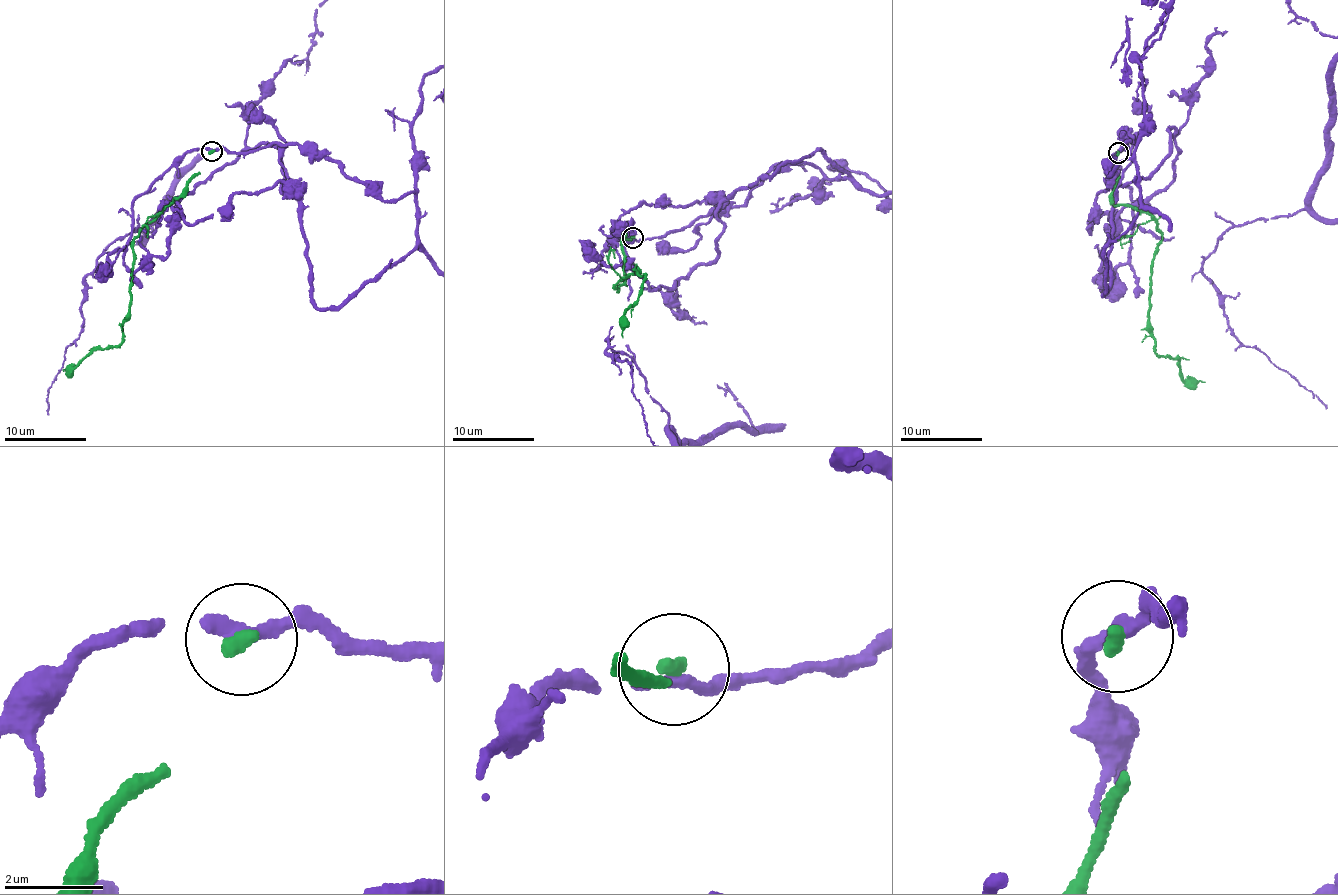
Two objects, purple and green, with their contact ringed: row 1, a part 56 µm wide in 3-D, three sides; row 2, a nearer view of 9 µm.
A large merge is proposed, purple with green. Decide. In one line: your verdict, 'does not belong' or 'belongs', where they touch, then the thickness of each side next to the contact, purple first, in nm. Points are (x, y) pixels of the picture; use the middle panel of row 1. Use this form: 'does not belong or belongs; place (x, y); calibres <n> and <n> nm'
does not belong; place (633, 237); calibres 320 and 260 nm

